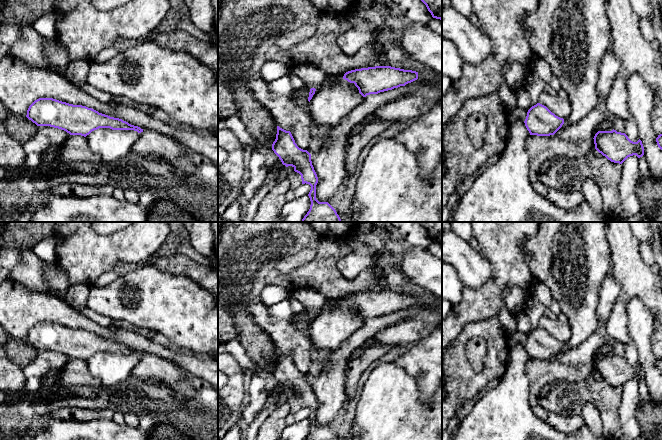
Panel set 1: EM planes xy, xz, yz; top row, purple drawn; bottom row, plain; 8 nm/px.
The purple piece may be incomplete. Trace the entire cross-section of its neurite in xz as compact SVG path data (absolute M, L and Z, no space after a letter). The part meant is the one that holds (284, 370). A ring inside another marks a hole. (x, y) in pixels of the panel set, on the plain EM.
M277 350L276 363L272 368L272 374L279 381L283 389L286 391L292 390L294 395L301 399L302 408L306 407L311 410L311 414L308 418L311 429L305 440L339 440L336 434L328 426L319 426L316 423L316 409L318 407L318 401L312 389L311 378L307 374L303 374L297 370L290 355L286 355Z

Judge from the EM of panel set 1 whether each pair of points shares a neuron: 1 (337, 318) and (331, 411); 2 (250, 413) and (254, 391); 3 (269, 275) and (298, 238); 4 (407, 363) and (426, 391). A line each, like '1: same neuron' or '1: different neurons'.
1: different neurons
2: same neuron
3: same neuron
4: same neuron

